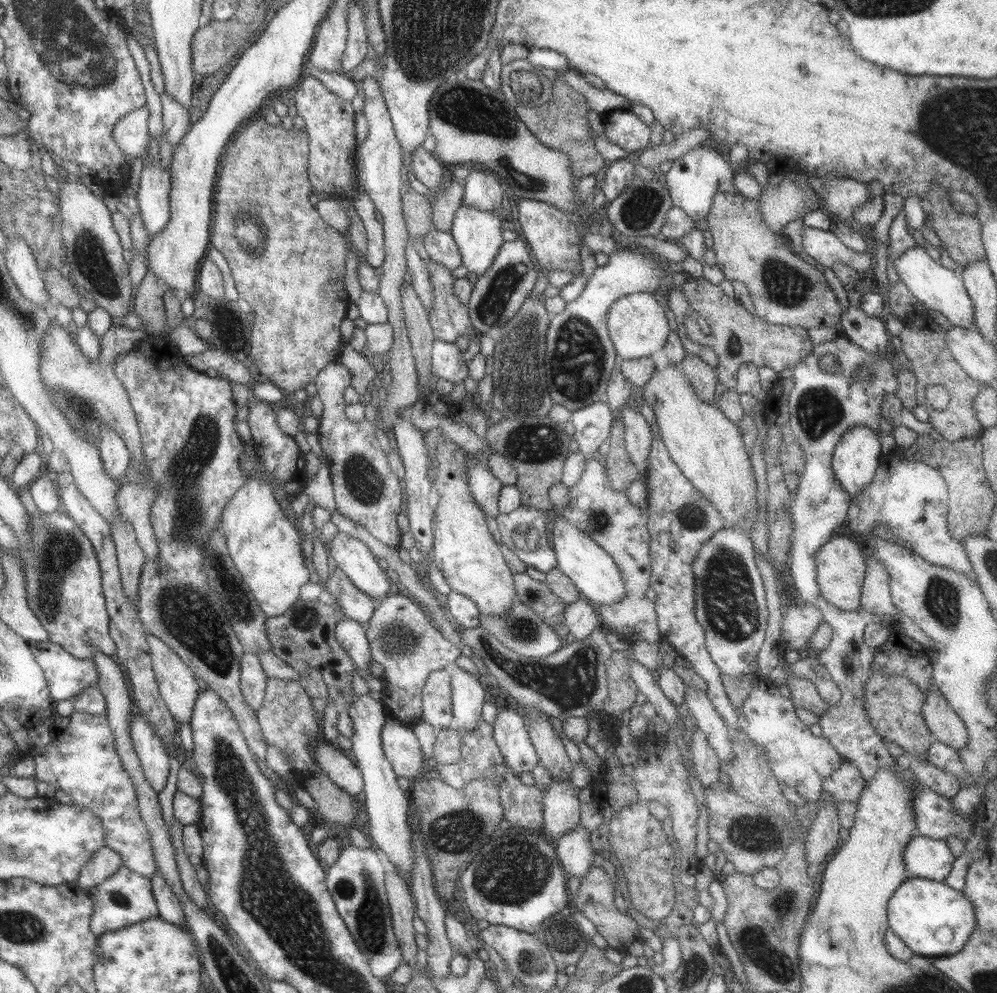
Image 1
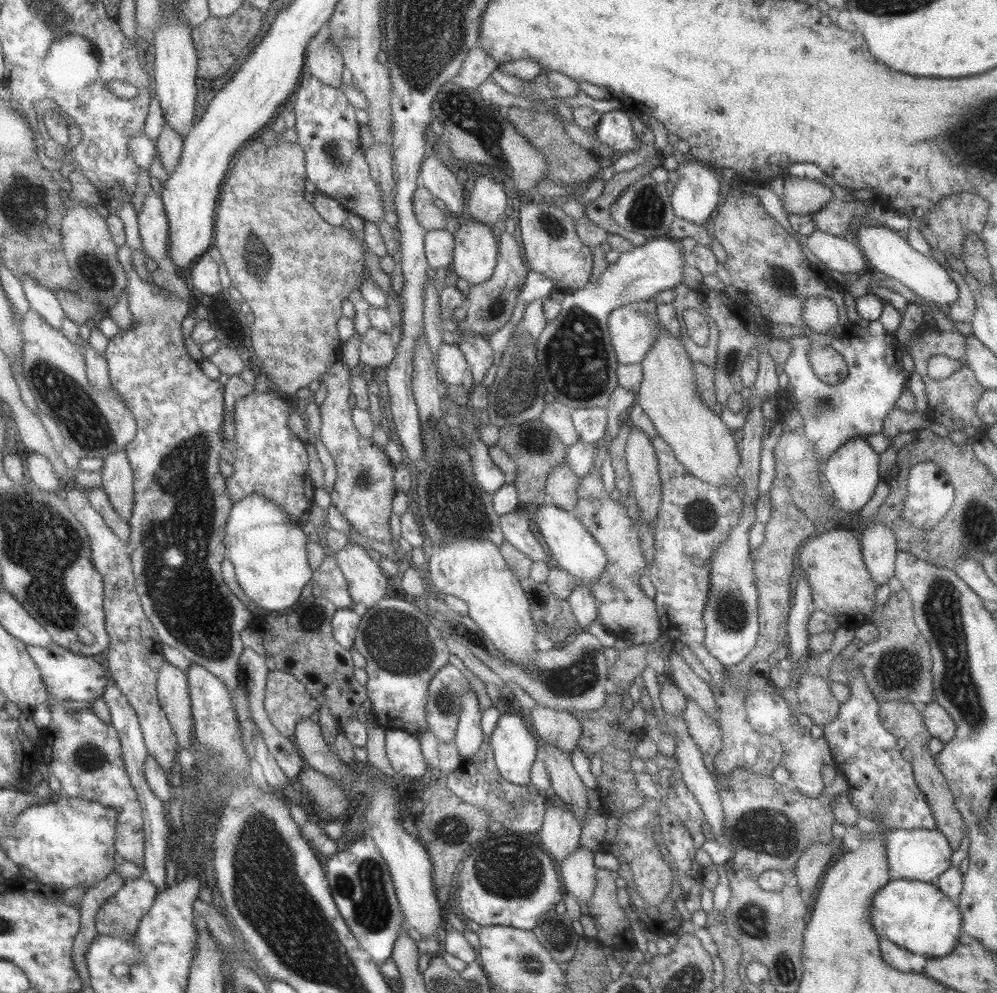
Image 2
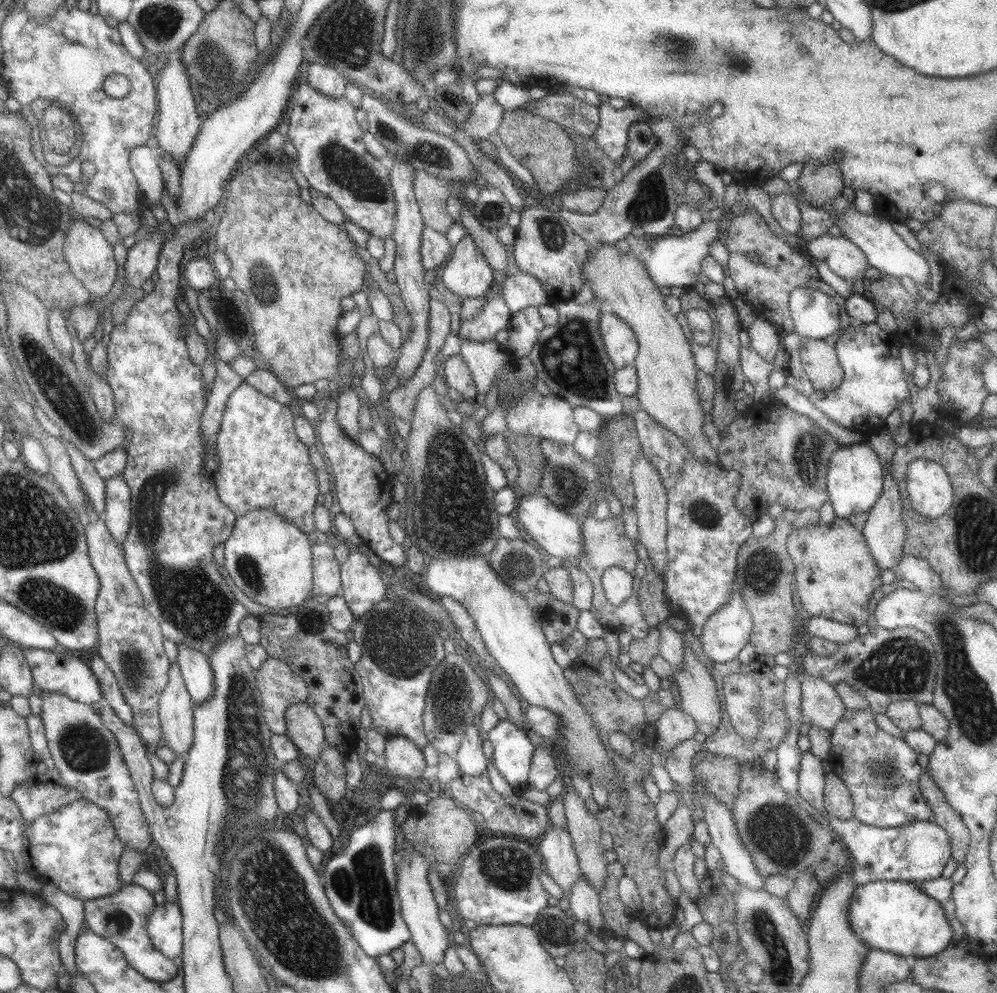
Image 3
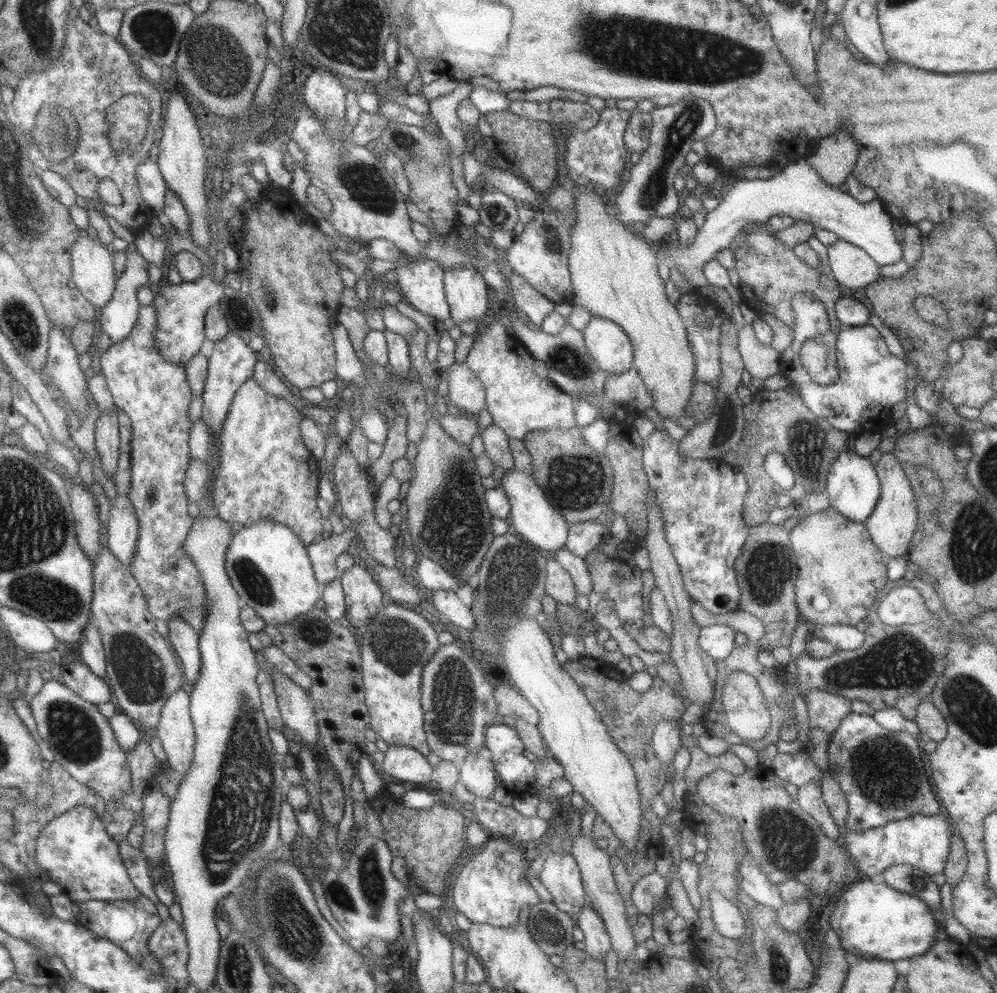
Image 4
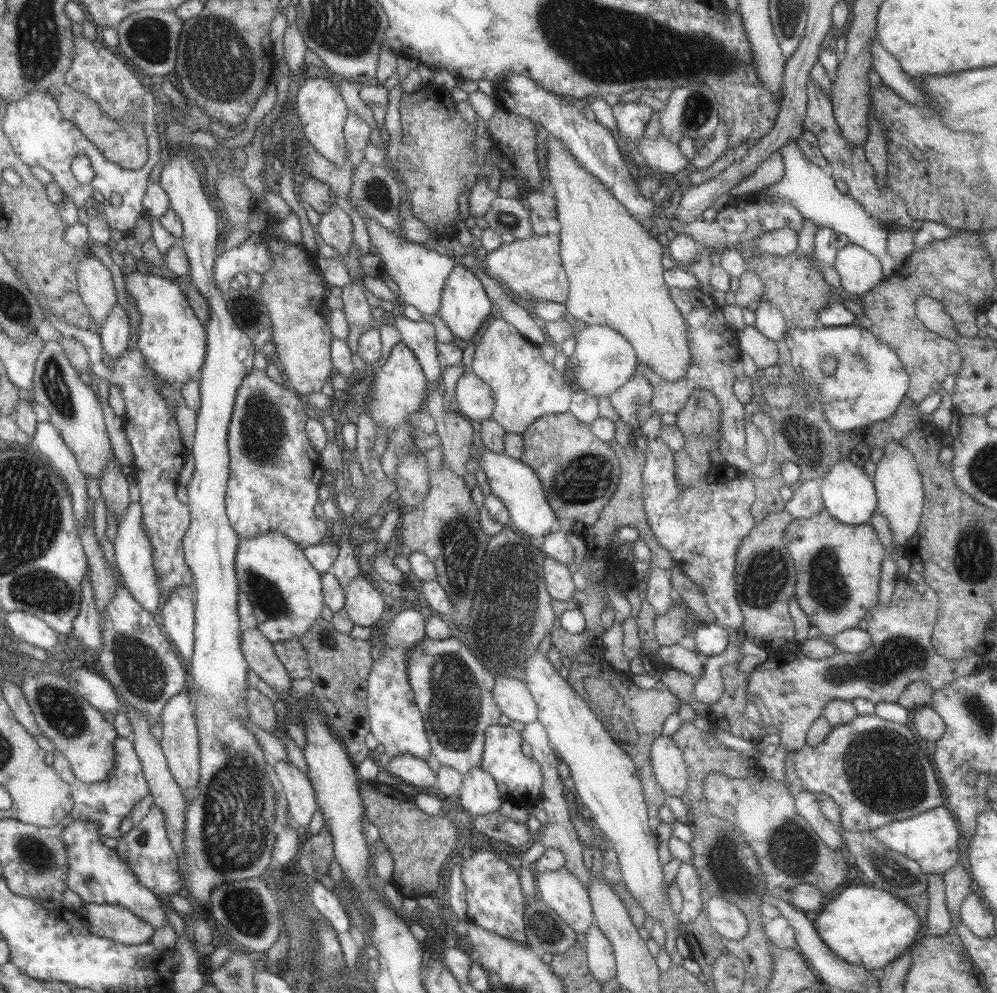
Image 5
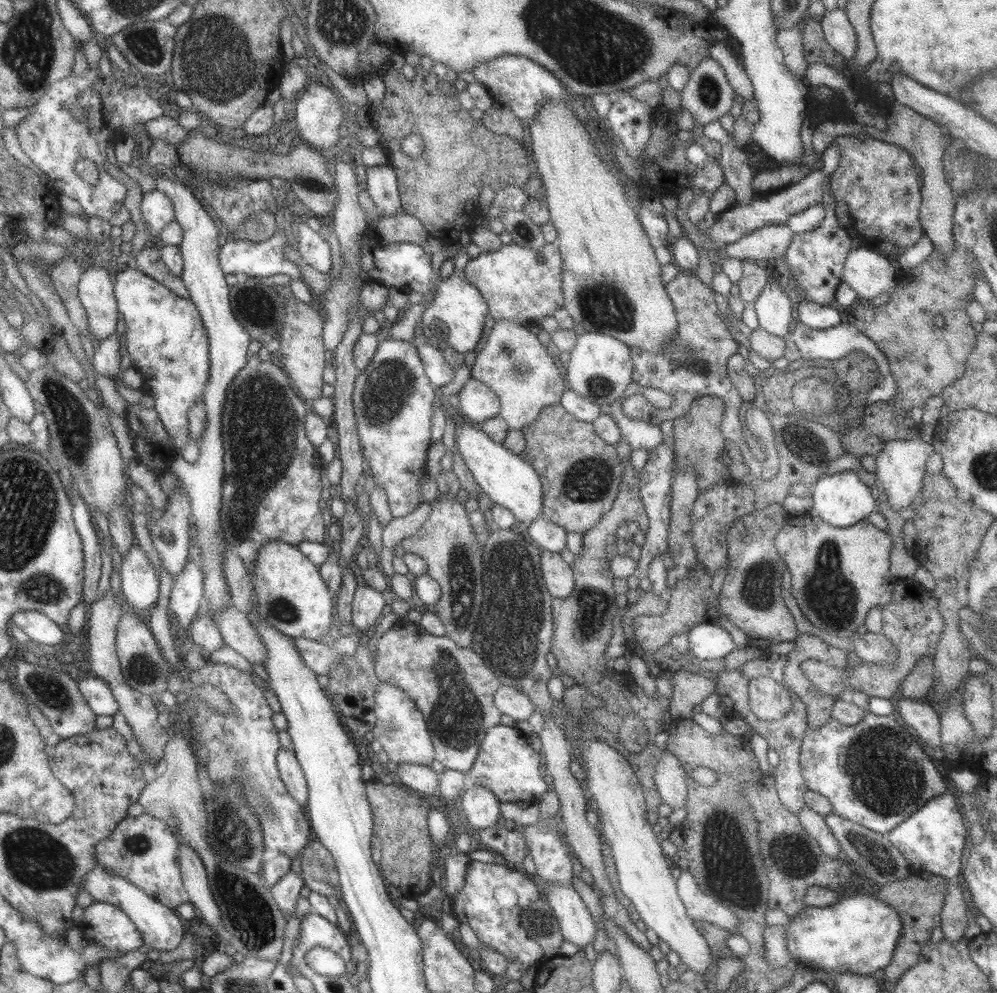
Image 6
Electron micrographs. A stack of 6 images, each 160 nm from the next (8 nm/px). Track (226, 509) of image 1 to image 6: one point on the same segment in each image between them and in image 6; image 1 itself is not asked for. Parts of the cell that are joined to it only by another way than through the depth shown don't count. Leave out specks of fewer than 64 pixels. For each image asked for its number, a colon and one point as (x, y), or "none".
2: (267, 548)
3: (269, 559)
4: (269, 569)
5: (284, 590)
6: (289, 594)

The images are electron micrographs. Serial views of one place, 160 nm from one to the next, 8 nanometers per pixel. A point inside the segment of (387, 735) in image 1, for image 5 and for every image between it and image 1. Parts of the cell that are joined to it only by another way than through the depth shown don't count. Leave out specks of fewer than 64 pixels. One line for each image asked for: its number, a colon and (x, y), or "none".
2: (402, 750)
3: (401, 758)
4: (401, 762)
5: (415, 771)

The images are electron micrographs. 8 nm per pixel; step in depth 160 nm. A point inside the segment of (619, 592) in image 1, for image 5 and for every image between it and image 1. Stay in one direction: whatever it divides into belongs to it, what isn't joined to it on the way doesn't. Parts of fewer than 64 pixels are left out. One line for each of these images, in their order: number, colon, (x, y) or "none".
2: (573, 549)
3: (558, 533)
4: (531, 515)
5: (512, 481)

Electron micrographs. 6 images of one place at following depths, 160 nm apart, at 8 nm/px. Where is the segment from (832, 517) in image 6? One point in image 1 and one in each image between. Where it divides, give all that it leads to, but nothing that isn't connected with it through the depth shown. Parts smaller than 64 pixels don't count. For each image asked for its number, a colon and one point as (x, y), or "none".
1: (855, 458)
2: (850, 472)
3: (854, 476)
4: (852, 486)
5: (847, 492)

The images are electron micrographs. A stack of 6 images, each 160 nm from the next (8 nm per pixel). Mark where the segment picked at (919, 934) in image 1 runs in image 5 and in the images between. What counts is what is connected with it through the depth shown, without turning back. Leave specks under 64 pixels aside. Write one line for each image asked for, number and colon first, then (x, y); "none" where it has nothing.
2: (917, 916)
3: (895, 916)
4: (871, 920)
5: (865, 925)

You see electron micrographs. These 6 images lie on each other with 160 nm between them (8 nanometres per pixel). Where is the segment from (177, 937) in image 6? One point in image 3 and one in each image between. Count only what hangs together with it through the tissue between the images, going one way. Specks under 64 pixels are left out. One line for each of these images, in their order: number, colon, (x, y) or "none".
3: (76, 848)
4: (76, 850)
5: (97, 874)

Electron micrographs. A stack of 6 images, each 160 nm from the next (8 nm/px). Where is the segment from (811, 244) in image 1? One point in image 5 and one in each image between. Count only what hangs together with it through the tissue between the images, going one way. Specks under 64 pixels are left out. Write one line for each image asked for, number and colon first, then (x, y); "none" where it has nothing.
2: (836, 253)
3: (845, 260)
4: (851, 268)
5: (859, 271)

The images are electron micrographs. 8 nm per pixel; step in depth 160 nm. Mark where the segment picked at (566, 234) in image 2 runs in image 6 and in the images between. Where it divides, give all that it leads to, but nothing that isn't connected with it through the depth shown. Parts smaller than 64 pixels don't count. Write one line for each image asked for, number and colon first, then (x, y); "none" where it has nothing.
3: (545, 247)
4: (539, 254)
5: (531, 268)
6: (520, 285)

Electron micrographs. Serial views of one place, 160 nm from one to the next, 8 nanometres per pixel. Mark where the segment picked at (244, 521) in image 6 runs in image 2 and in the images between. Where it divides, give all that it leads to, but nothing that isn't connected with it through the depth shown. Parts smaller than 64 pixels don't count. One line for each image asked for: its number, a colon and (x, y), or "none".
2: (269, 460)
3: (262, 464)
4: (265, 472)
5: (273, 472)

